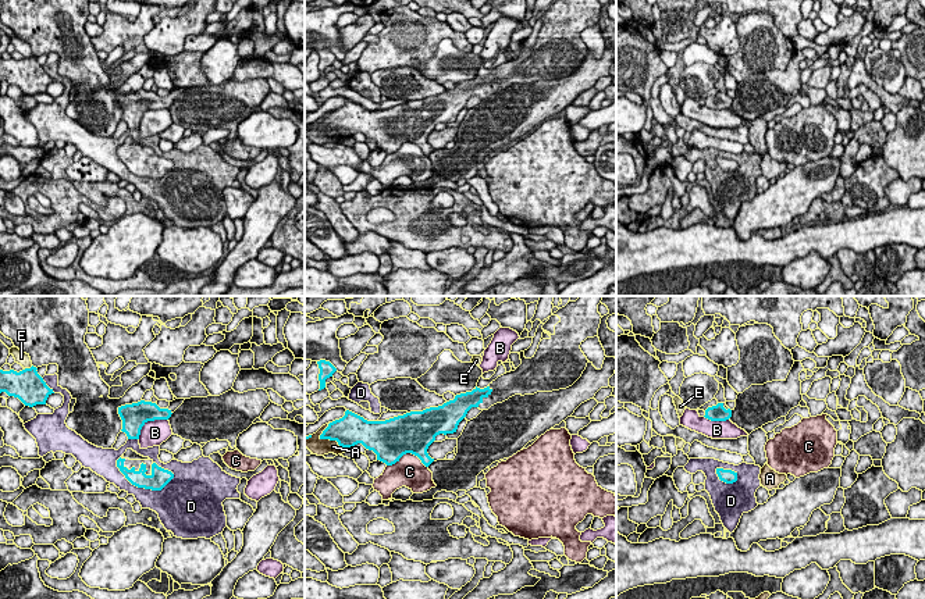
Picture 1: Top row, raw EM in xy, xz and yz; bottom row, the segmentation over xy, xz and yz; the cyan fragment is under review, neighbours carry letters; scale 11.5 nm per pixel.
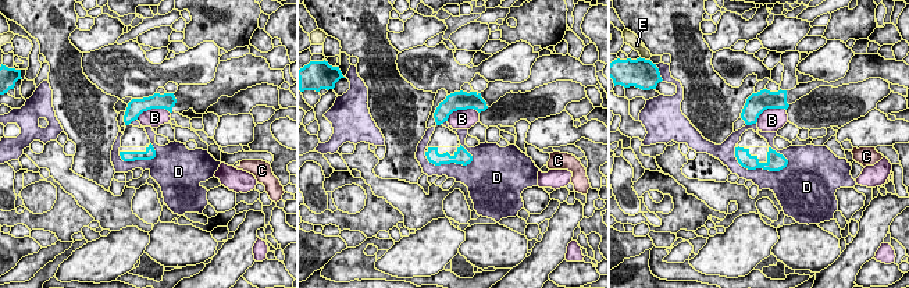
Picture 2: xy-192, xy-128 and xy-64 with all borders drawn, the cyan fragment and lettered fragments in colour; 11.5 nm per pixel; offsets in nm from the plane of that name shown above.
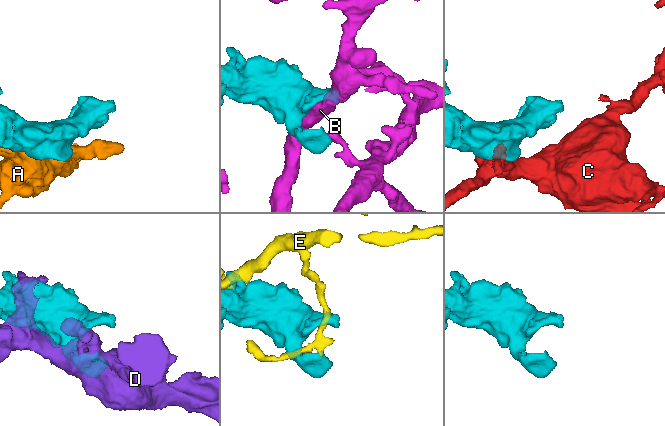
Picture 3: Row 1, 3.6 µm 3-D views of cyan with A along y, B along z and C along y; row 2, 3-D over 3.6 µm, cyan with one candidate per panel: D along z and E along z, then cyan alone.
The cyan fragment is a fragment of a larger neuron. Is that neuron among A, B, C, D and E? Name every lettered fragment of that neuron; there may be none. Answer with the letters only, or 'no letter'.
no letter

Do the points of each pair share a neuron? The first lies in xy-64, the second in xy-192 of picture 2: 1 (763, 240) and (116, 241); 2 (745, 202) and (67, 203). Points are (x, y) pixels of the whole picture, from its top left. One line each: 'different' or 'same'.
1: same
2: different

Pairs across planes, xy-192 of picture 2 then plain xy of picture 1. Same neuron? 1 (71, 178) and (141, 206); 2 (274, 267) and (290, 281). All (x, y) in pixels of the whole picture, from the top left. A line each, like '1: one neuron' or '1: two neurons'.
1: one neuron
2: two neurons

